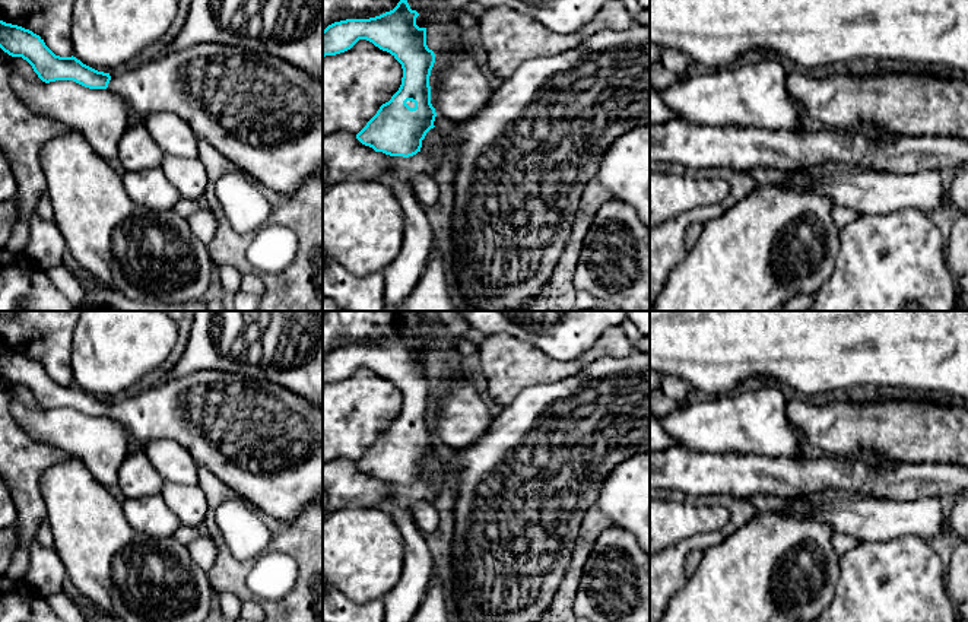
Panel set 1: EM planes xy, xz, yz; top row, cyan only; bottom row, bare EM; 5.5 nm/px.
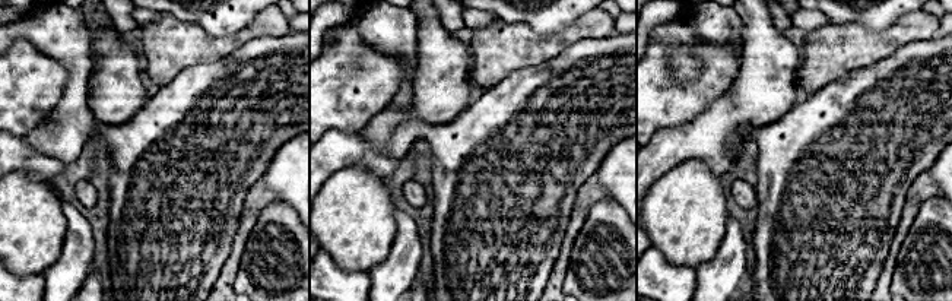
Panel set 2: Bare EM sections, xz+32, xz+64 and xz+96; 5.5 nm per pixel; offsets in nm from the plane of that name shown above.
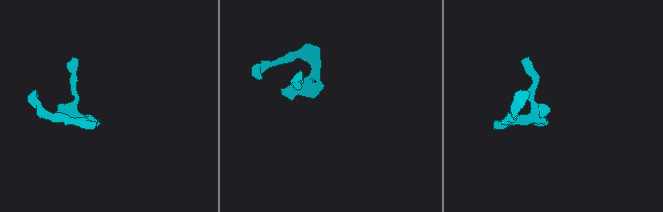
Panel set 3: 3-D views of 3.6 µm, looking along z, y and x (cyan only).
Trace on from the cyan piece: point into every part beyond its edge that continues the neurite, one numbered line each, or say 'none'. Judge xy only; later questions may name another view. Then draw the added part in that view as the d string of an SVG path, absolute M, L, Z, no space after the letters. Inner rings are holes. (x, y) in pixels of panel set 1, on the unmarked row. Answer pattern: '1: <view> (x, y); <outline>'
1: xy (266, 443); M203 369L111 404L108 416L140 442L172 439L261 515L291 521L323 491L323 409L283 384Z

